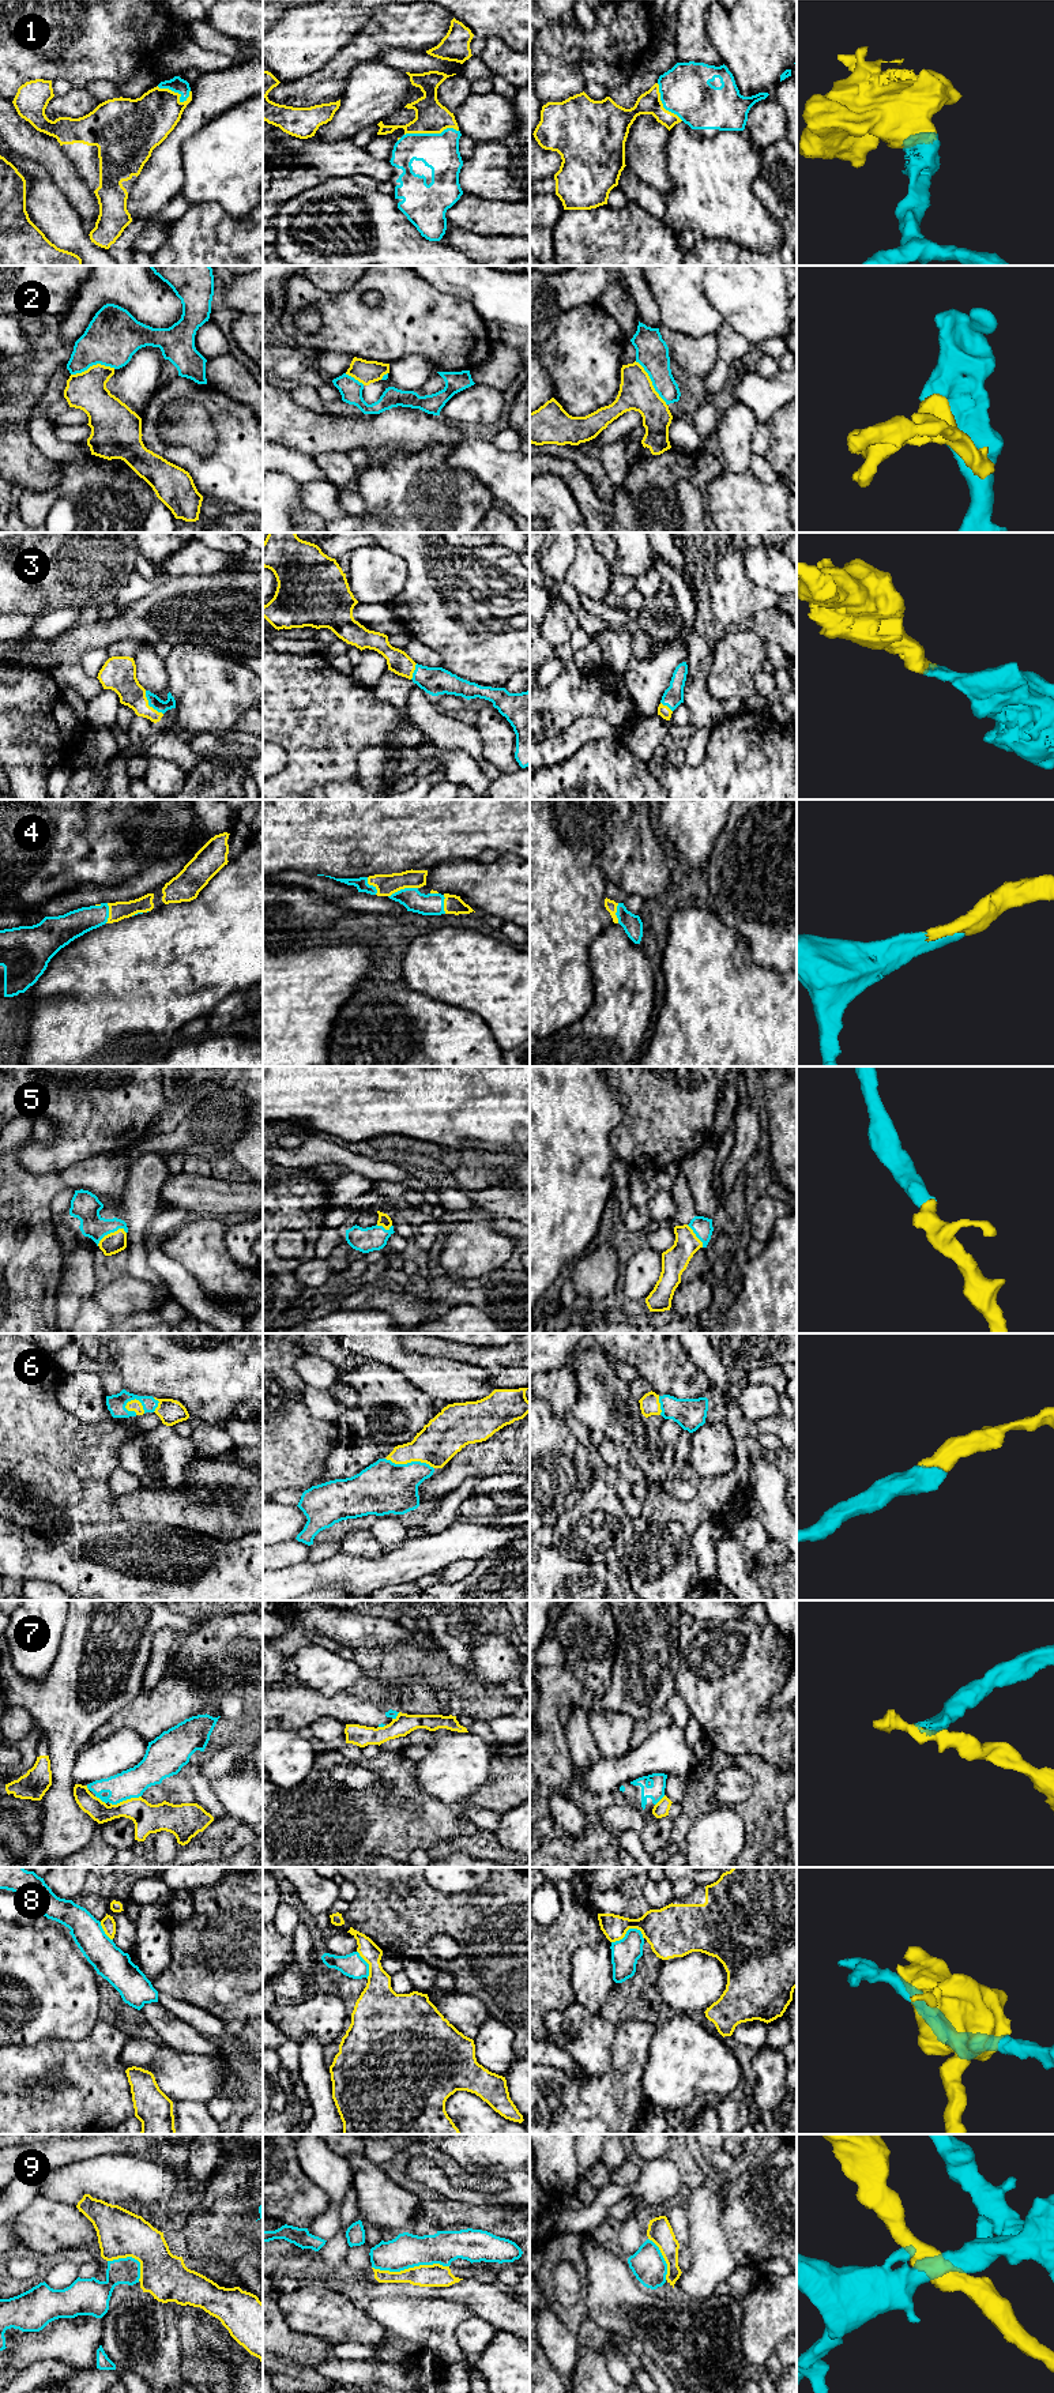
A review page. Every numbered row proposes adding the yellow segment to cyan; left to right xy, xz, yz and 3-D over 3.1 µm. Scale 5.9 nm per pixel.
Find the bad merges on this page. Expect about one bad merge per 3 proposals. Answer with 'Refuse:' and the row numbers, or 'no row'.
Refuse: 2, 7, 8, 9

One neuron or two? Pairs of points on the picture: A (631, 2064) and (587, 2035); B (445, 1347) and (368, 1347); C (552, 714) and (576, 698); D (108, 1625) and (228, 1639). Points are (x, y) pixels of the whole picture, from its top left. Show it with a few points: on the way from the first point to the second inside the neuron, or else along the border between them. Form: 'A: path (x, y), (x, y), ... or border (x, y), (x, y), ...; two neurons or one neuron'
A: border (617, 2025), (610, 2066), (601, 2074), (590, 2074); two neurons
B: border (403, 1347), (425, 1355), (435, 1355); two neurons
C: path (557, 708), (571, 698); one neuron
D: border (202, 1620), (192, 1630), (180, 1636); two neurons

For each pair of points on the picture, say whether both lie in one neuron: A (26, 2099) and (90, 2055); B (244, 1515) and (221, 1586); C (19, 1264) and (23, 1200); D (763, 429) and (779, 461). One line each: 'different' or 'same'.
A: same
B: different
C: same
D: different

